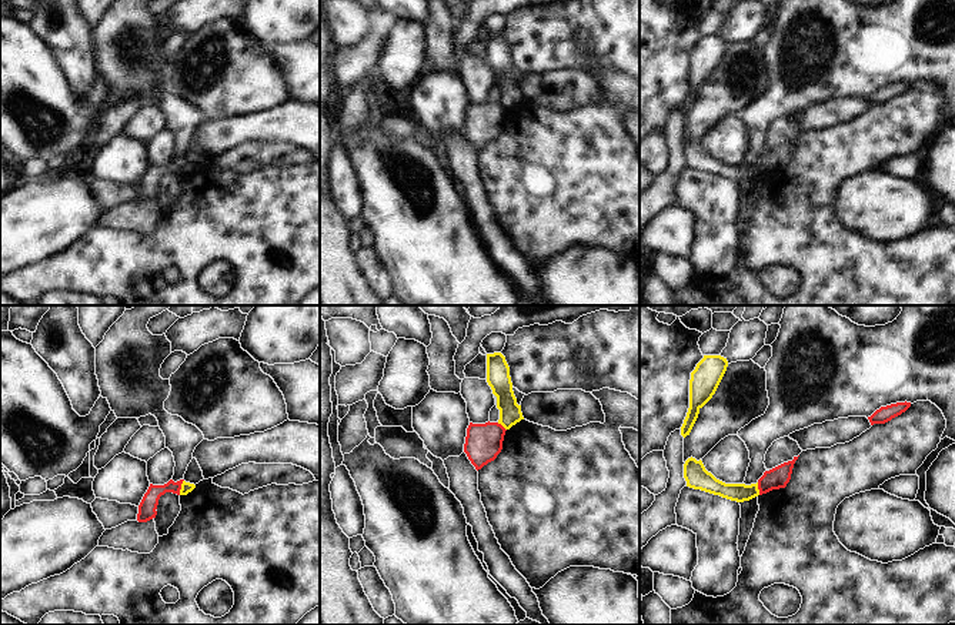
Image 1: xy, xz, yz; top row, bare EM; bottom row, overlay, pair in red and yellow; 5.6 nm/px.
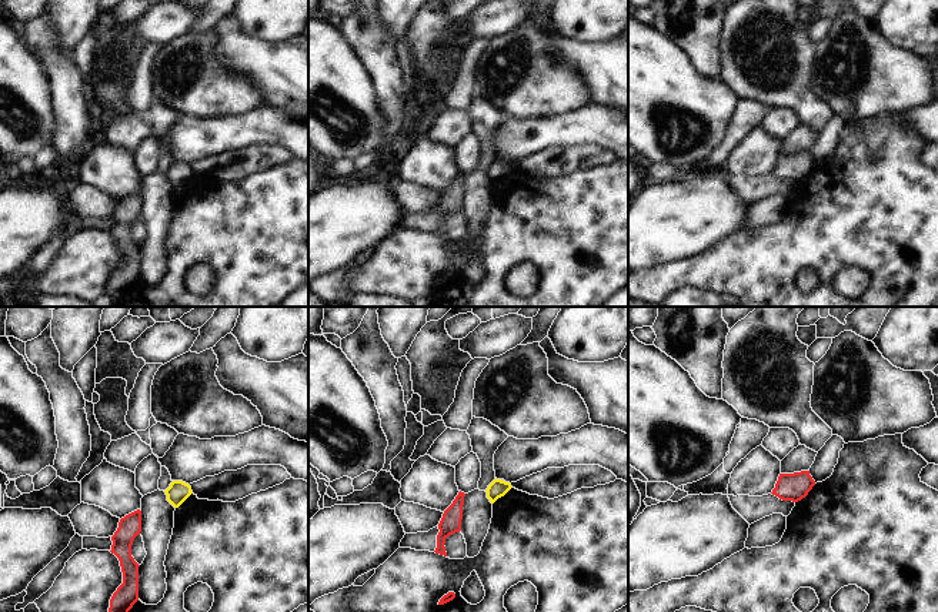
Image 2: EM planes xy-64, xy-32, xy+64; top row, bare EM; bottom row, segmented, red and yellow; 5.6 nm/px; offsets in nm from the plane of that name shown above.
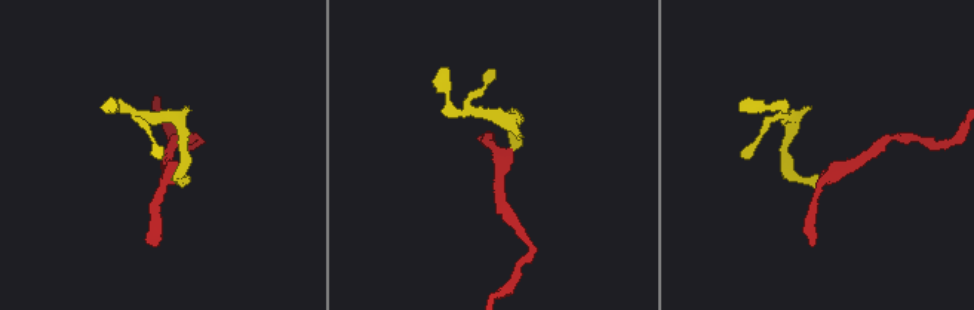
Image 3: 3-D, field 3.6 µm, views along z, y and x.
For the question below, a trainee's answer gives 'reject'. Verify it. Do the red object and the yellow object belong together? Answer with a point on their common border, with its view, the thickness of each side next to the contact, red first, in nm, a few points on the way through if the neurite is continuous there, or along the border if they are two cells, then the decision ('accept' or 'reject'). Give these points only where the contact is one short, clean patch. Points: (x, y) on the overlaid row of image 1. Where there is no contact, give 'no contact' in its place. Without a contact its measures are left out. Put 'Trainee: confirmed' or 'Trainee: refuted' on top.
Trainee: confirmed
xy (180, 487) | 100/60 nm | along xy (183, 480), (179, 494) | reject

